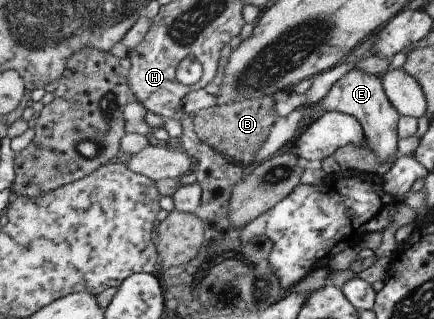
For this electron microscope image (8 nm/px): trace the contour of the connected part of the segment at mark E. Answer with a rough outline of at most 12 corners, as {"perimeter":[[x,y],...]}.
{"perimeter":[[350,69],[319,108],[355,116],[383,161],[398,156],[400,112],[383,76]]}

